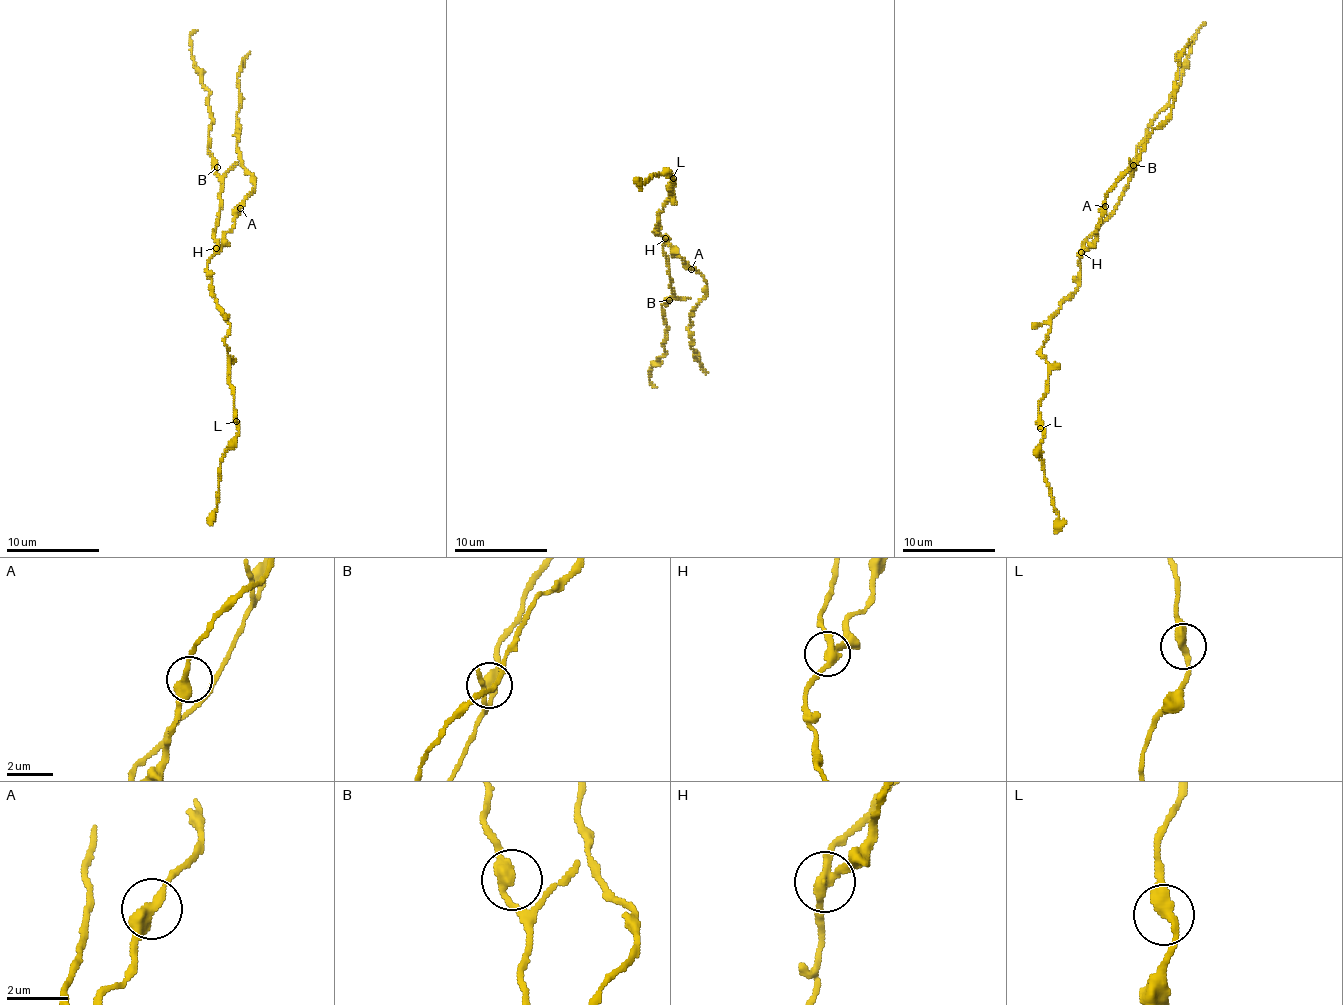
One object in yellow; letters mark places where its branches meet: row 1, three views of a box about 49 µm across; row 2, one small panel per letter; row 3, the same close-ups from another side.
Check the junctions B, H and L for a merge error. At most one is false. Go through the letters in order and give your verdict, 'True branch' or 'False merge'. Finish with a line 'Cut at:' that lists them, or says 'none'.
B: True branch
H: False merge
L: True branch
Cut at: H

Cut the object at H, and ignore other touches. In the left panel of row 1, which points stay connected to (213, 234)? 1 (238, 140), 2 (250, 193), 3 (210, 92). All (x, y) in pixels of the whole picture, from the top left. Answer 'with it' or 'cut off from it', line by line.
1: cut off from it
2: cut off from it
3: with it

